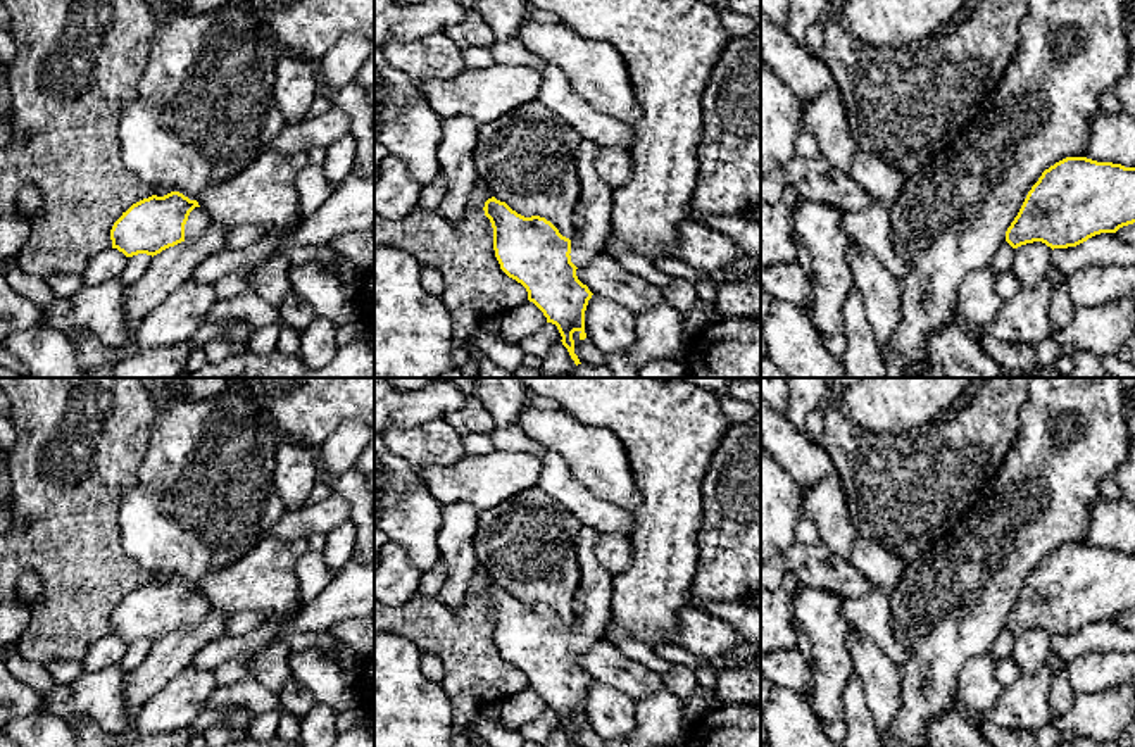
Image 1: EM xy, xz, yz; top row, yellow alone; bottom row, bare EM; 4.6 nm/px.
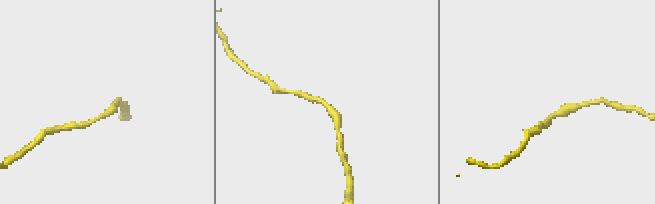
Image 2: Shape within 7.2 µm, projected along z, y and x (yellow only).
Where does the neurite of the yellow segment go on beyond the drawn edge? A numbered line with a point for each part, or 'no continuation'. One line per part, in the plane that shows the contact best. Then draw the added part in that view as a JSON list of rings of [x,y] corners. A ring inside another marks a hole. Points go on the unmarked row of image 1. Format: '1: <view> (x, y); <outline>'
1: xy (199, 608); [[[195,593],[190,602],[188,607],[185,611],[185,626],[197,626],[200,625],[210,612],[210,604],[205,597],[202,597],[200,593]]]

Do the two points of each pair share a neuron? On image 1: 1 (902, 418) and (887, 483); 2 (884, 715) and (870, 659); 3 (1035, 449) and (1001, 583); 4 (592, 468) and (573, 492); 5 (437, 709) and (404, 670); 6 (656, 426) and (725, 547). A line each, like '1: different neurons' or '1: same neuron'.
1: different neurons
2: same neuron
3: same neuron
4: different neurons
5: same neuron
6: different neurons

